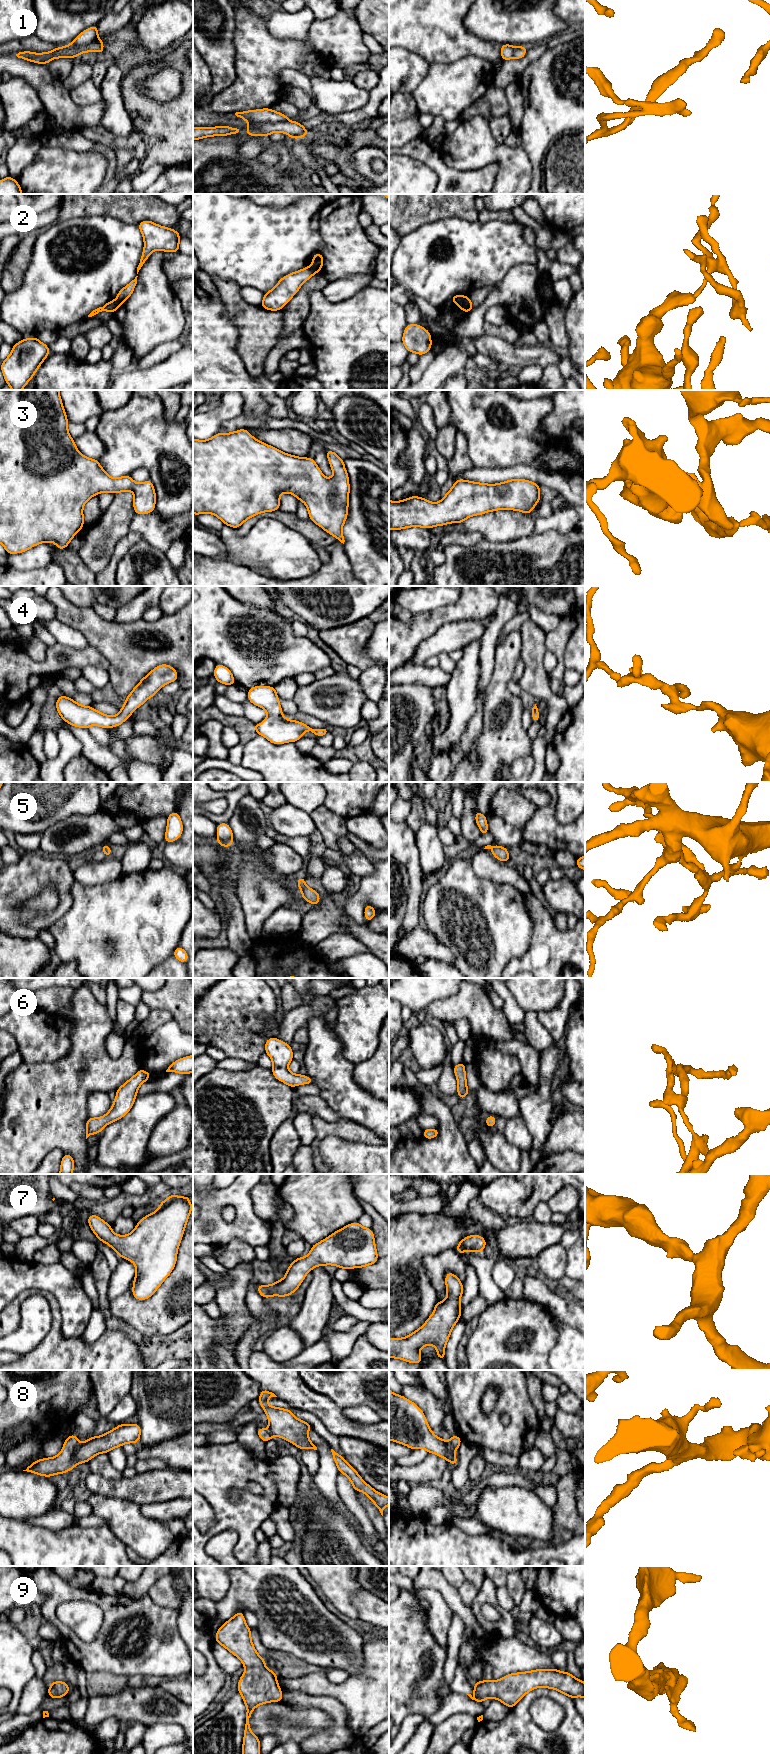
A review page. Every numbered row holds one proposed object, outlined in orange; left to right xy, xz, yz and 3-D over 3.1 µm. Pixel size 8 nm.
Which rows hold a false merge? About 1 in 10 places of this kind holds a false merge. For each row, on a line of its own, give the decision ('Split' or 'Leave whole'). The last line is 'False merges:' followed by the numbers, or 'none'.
1: Split
2: Split
3: Leave whole
4: Leave whole
5: Leave whole
6: Leave whole
7: Leave whole
8: Leave whole
9: Leave whole
False merges: 1, 2

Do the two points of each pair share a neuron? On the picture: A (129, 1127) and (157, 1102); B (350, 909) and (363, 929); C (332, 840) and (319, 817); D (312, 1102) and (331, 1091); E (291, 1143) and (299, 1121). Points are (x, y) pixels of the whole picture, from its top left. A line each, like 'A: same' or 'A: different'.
A: same
B: different
C: same
D: different
E: different

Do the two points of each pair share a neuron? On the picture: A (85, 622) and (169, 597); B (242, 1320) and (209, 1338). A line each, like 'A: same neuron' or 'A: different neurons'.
A: different neurons
B: different neurons

